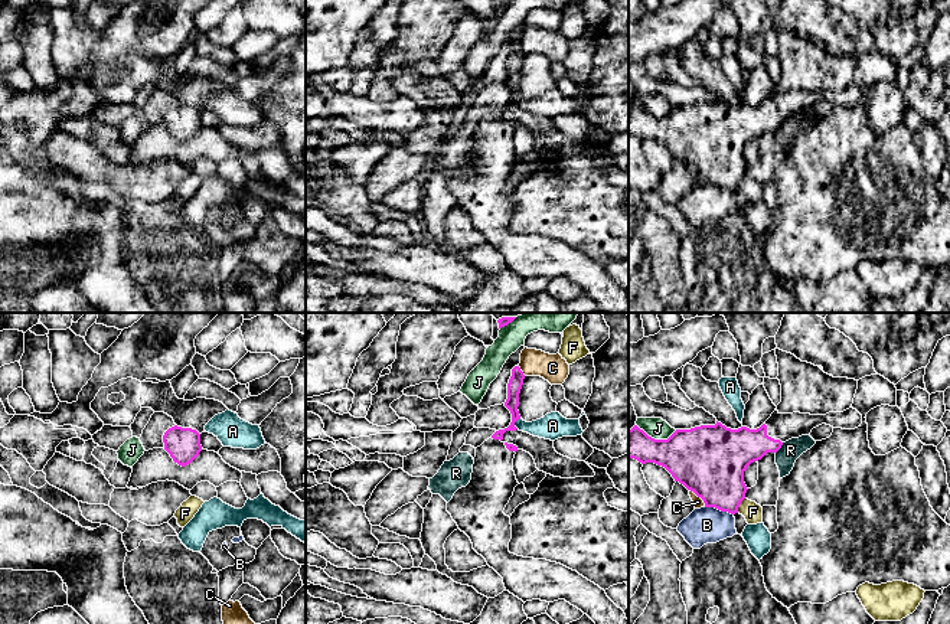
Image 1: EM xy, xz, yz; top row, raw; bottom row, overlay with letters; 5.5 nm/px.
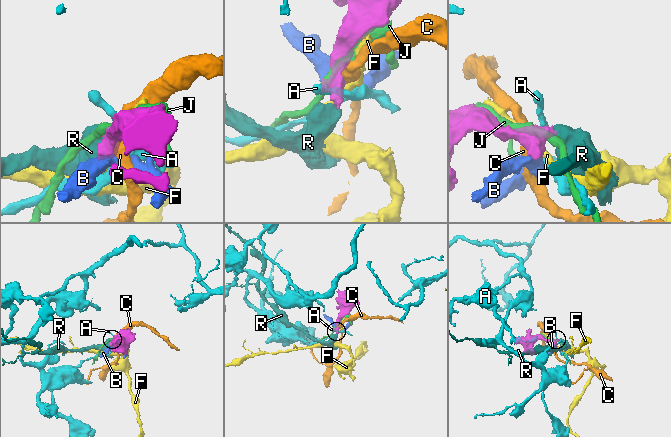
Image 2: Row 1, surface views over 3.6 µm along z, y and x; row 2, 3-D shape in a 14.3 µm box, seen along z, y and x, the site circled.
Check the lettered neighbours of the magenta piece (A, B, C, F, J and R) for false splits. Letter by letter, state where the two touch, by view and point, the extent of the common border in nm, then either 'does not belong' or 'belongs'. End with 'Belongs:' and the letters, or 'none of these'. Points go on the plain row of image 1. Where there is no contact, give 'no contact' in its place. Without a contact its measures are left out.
A: meets magenta in xz at (515, 98); contact 70 nm long; does not belong
B: meets magenta in yz at (720, 186); contact 170 nm long; does not belong
C: meets magenta in yz at (699, 173); contact 140 nm long; does not belong
F: meets magenta in yz at (740, 180); contact 100 nm long; does not belong
J: meets magenta in yz at (656, 117); contact 240 nm long; does not belong
R: meets magenta in yz at (780, 124); contact 80 nm long; does not belong
Belongs: none of these

